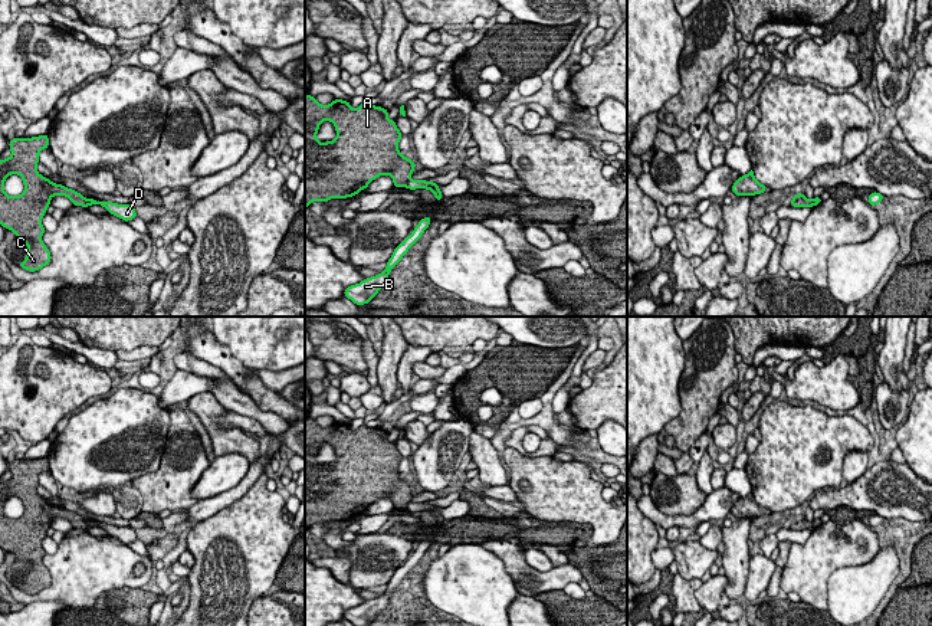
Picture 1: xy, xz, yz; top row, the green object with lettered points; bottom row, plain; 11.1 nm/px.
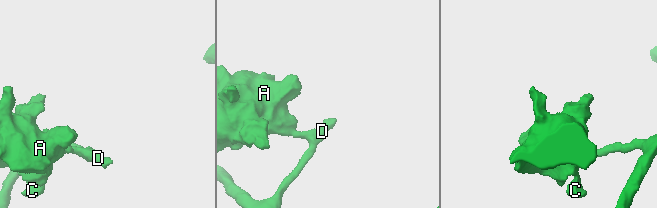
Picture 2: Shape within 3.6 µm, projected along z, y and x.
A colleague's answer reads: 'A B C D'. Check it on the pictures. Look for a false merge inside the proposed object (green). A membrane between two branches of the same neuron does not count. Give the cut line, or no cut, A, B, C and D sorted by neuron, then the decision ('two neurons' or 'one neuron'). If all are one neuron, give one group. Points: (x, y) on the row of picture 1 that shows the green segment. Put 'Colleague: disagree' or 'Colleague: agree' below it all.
xz (409, 179), (406, 186) | A C / B D | two neurons
Colleague: disagree

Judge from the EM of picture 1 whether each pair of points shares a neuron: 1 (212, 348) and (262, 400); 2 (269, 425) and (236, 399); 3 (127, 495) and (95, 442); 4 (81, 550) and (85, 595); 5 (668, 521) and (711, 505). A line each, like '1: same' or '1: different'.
1: same
2: same
3: different
4: same
5: same

